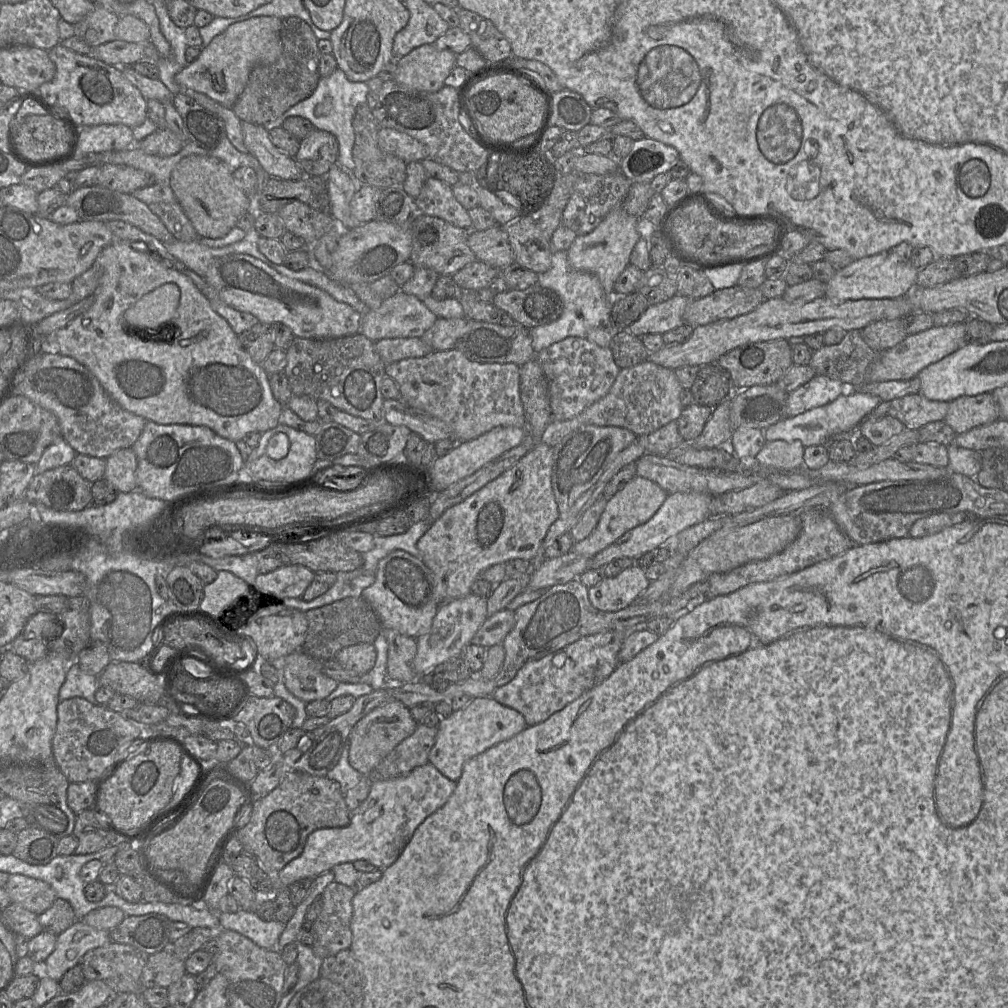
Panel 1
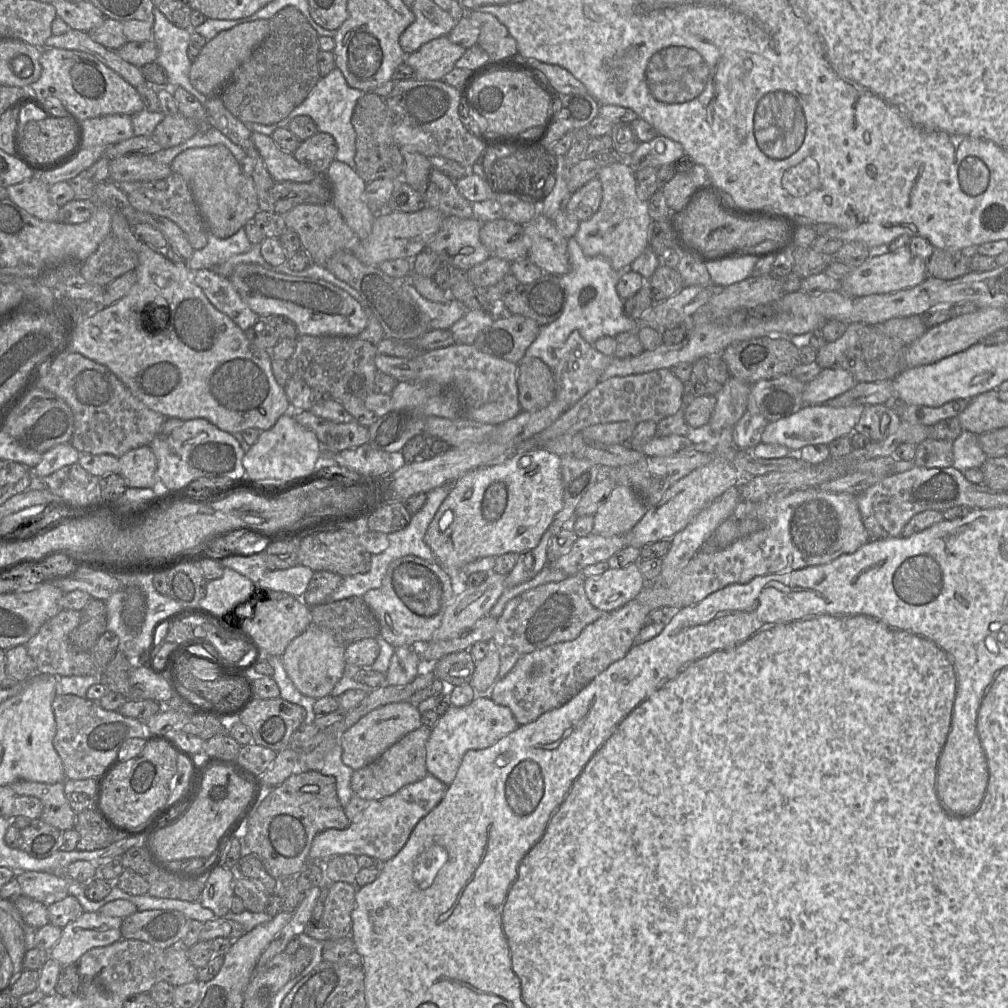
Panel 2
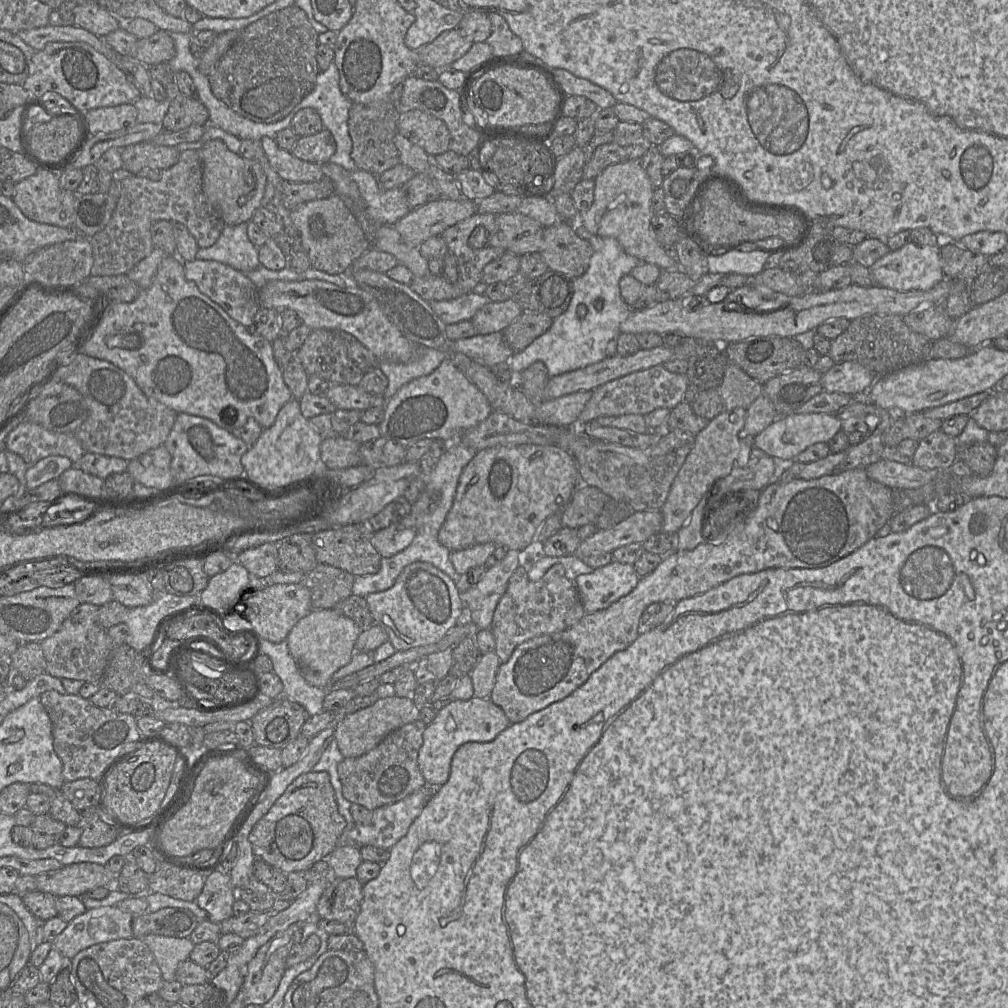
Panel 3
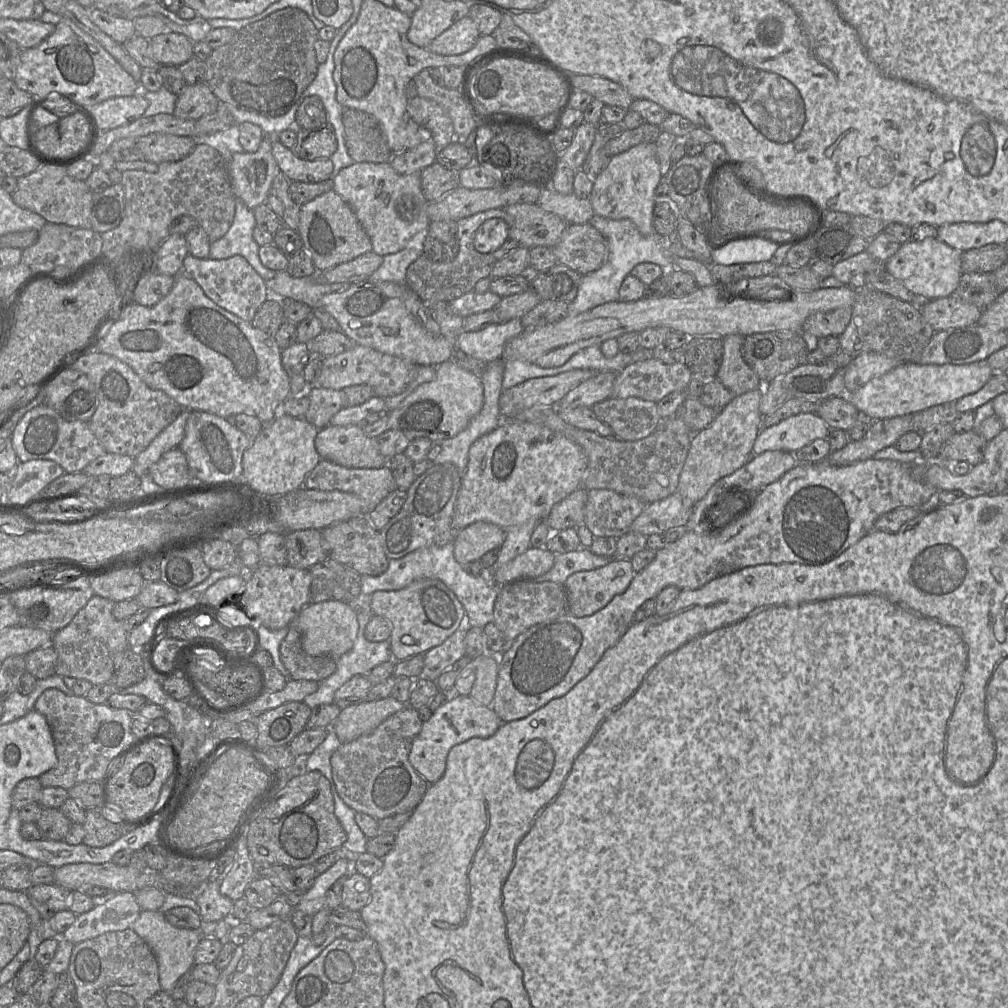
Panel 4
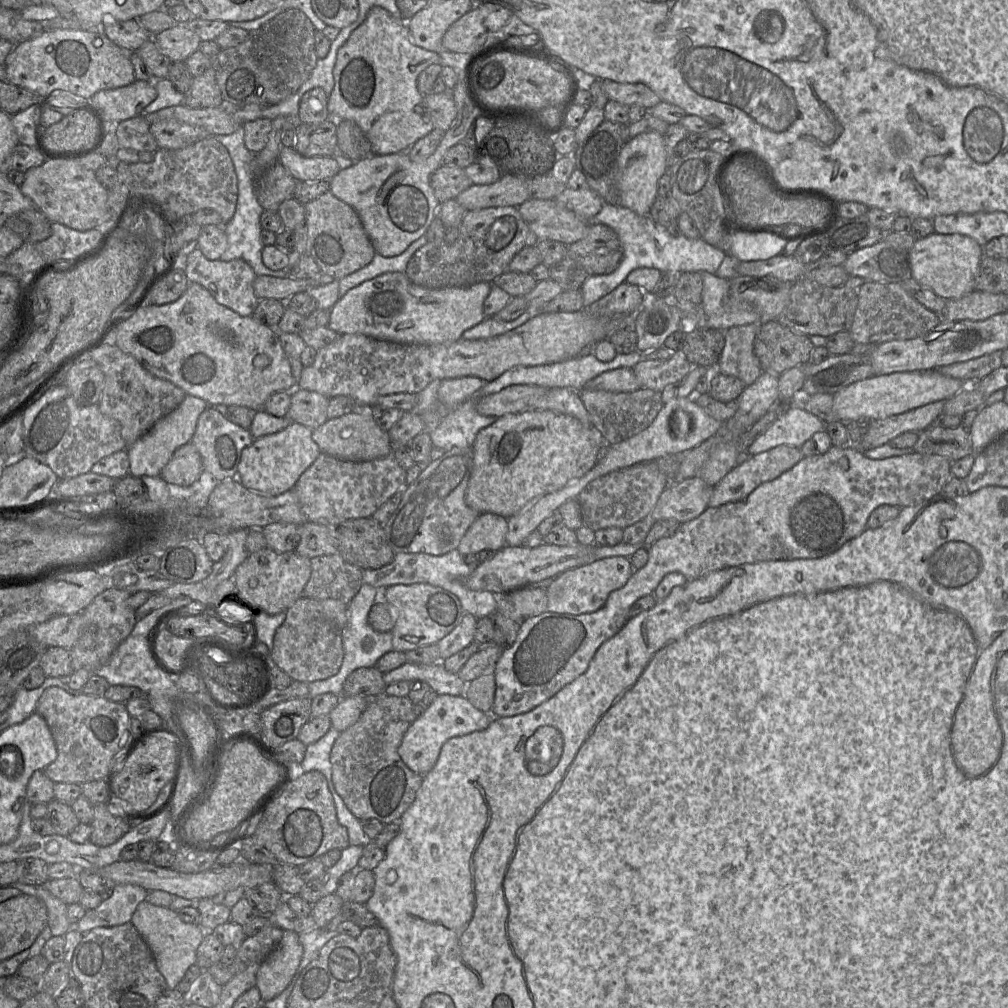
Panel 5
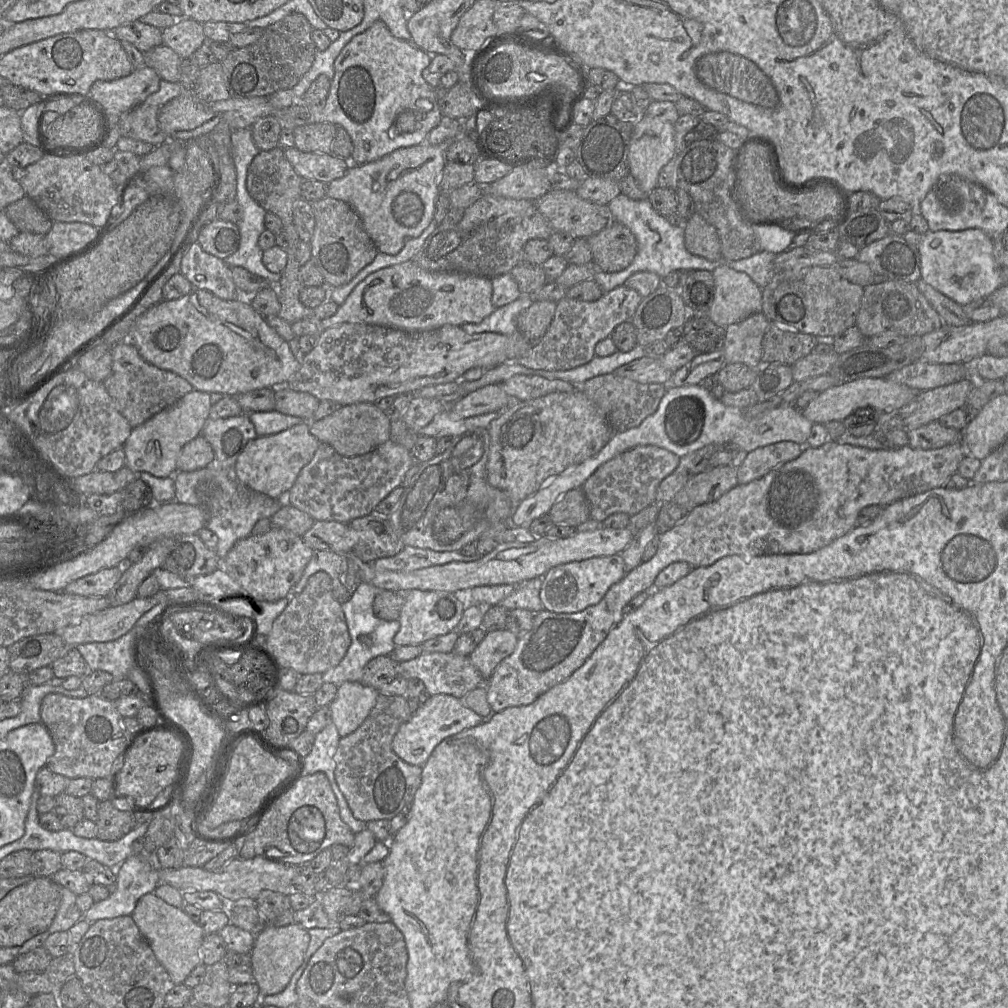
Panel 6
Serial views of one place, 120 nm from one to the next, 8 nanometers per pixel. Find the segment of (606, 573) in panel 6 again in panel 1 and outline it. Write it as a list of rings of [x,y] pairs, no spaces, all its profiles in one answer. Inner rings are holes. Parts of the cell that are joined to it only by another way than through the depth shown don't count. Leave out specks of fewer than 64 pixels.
[[[634,563],[615,577],[605,577],[600,583],[588,588],[588,598],[591,604],[598,610],[615,612],[626,608],[634,602],[650,585],[644,569]]]

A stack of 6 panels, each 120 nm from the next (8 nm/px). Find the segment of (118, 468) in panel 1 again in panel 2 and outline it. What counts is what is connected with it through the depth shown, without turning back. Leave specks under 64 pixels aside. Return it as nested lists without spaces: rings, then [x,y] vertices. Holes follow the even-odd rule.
[[[149,446],[128,451],[119,458],[119,465],[119,474],[124,478],[127,487],[159,487],[157,459]]]

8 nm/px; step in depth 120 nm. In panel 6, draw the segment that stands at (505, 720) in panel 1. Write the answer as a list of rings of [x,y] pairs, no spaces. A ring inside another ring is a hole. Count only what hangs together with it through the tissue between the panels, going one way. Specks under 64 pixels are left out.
[[[446,694],[432,695],[408,721],[401,724],[393,738],[392,749],[403,761],[422,767],[442,740],[482,722],[482,717],[465,706],[463,700]]]

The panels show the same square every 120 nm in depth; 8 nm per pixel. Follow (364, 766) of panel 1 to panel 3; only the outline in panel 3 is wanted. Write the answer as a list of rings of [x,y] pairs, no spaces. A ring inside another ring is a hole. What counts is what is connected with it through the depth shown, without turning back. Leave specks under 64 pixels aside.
[[[386,696],[378,699],[371,706],[345,715],[337,721],[334,739],[345,758],[360,757],[375,748],[394,730],[420,719],[420,706],[410,696]]]

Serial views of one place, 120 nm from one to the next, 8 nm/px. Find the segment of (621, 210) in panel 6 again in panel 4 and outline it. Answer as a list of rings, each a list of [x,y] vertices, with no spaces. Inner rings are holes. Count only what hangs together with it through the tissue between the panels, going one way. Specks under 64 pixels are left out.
[[[594,215],[589,223],[607,239],[609,258],[600,269],[581,277],[577,295],[569,304],[567,316],[574,317],[597,306],[619,301],[619,289],[623,280],[640,263],[654,263],[669,270],[673,269],[674,257],[696,259],[695,255],[683,247],[679,241],[665,241],[664,238],[658,238],[655,234],[642,235],[629,219],[613,220]]]

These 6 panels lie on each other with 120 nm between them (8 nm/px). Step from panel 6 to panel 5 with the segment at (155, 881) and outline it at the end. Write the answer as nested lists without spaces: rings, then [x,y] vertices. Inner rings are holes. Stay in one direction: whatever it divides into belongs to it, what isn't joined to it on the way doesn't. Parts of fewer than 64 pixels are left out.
[[[116,884],[112,895],[85,915],[73,928],[84,934],[97,927],[112,927],[131,921],[137,906],[146,900],[148,891],[133,884]]]

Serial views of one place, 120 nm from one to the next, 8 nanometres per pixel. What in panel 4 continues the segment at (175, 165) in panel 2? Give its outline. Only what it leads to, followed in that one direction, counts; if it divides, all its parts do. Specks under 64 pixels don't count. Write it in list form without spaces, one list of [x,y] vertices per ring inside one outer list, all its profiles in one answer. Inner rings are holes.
[[[275,136],[264,137],[257,151],[235,153],[228,164],[232,192],[254,210],[265,203],[275,176],[281,172],[272,154]]]

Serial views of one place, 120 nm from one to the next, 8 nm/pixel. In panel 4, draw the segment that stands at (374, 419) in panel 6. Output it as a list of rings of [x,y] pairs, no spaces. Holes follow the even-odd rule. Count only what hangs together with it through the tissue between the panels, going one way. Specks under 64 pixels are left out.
[[[361,424],[319,429],[315,447],[321,459],[347,468],[374,469],[387,464],[376,438],[366,436]]]

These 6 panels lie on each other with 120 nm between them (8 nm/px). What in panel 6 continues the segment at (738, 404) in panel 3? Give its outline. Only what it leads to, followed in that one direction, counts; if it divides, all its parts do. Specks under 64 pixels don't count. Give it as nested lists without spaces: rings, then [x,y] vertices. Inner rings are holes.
[[[762,312],[753,313],[725,328],[725,363],[741,363],[757,369],[761,363],[762,340],[770,325]]]

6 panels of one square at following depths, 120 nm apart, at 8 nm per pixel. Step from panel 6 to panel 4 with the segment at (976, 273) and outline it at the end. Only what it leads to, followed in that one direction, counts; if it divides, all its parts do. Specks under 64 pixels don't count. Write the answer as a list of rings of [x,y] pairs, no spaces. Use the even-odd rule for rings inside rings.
[[[938,237],[926,238],[920,242],[906,242],[884,263],[885,271],[900,281],[918,299],[930,301],[954,293],[963,274],[961,251],[954,249]]]

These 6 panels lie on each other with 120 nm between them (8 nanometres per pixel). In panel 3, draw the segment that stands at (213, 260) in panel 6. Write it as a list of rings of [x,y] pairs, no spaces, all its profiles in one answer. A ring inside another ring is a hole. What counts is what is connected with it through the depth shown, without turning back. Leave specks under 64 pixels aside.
[[[195,259],[183,263],[186,278],[194,282],[204,295],[221,306],[234,320],[247,328],[251,326],[262,306],[257,286],[244,273],[216,261]]]

